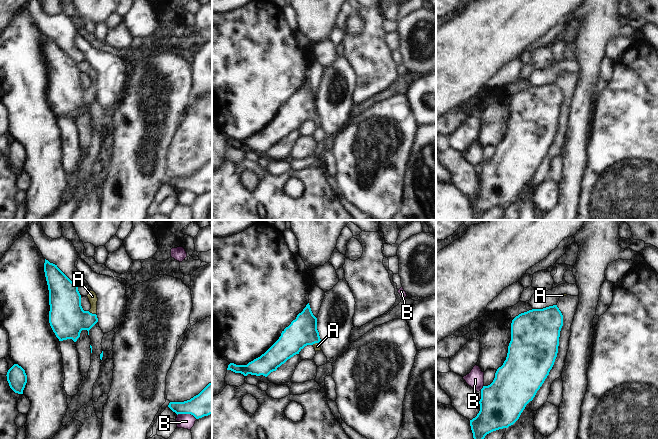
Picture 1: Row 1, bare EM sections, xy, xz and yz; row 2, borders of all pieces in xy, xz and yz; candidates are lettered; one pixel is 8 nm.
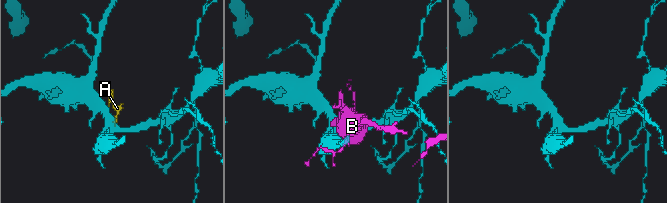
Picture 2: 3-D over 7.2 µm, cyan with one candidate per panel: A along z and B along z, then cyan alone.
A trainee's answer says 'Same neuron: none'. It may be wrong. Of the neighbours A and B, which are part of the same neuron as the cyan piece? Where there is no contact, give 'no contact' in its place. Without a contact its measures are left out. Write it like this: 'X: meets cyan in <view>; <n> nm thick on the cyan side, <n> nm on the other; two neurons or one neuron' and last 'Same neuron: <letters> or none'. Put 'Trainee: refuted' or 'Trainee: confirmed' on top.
Trainee: refuted
A: meets cyan in xy; 300 nm thick on the cyan side, 70 nm on the other; one neuron
B: meets cyan in xy; 220 nm thick on the cyan side, 120 nm on the other; two neurons
Same neuron: A

